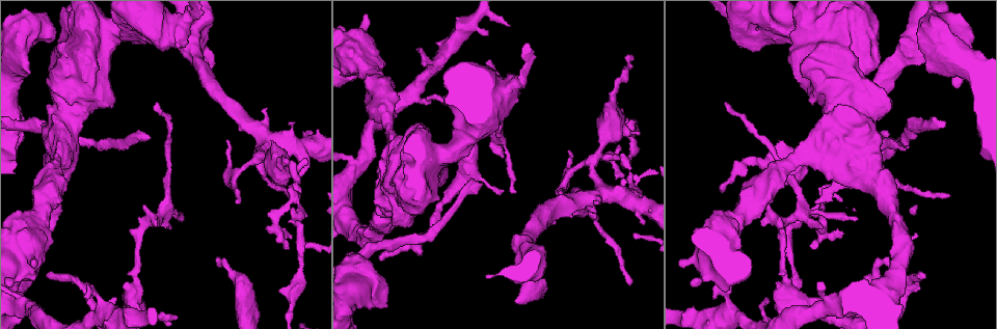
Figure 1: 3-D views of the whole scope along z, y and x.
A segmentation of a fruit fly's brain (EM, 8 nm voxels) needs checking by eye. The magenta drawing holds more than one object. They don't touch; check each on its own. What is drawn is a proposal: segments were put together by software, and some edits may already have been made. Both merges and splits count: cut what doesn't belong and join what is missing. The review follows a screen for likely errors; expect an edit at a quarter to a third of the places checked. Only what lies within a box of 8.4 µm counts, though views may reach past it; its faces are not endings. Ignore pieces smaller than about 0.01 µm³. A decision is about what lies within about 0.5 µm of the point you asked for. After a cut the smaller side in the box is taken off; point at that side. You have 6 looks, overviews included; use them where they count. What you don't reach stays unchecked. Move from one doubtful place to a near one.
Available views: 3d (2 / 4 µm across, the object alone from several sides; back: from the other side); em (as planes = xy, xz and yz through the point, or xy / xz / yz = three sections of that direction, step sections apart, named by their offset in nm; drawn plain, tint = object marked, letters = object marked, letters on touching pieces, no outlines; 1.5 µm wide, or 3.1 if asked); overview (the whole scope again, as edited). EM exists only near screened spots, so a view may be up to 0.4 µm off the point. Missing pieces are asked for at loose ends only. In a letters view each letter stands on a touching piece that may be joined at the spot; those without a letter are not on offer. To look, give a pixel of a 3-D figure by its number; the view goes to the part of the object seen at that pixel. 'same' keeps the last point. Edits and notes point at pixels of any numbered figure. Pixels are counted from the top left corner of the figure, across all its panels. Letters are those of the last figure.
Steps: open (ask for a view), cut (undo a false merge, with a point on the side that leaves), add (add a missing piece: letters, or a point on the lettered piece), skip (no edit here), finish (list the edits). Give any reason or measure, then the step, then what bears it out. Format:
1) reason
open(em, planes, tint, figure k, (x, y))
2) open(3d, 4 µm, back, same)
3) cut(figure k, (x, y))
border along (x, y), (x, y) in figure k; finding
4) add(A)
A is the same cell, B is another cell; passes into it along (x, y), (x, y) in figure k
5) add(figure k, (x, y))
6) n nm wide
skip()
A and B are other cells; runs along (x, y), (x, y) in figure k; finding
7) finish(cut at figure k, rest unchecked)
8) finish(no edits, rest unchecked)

open(em, xz, step 8, tint, figure 1, (379, 259))

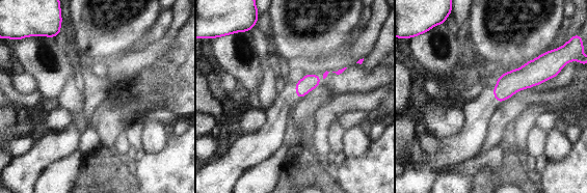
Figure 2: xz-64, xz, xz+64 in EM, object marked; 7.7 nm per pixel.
another direction
open(em, planes, letters, same)

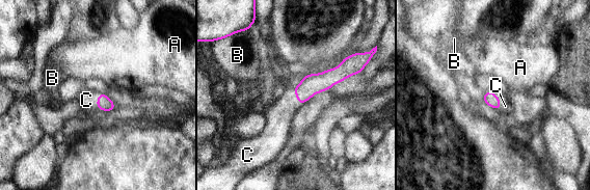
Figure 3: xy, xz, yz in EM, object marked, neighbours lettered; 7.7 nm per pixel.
add(figure 3, (278, 116))
C is the same cell, A and B are other cells; passes into it along (314, 83), (296, 96), (278, 116) in figure 3; it goes on there

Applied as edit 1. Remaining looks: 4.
open(overview)

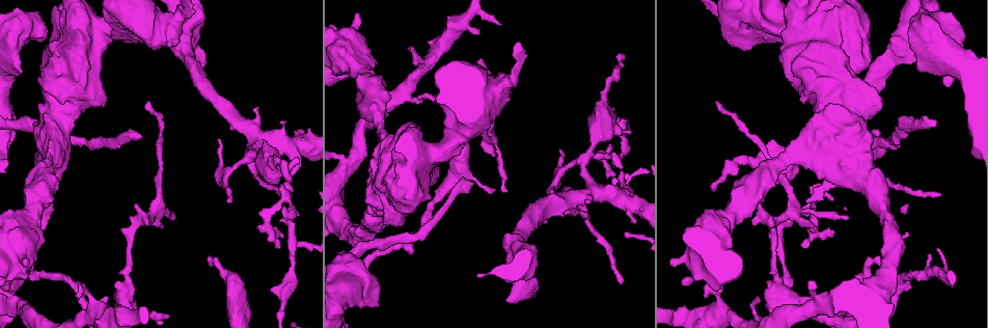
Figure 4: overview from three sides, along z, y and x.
tapers out
open(3d, 2 µm, figure 4, (471, 184))

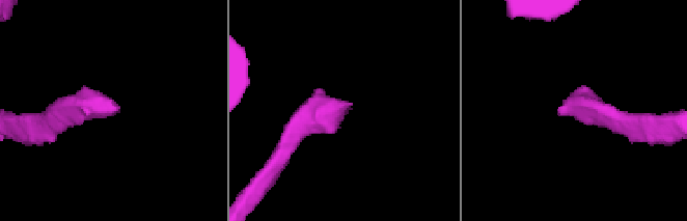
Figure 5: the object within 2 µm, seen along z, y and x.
now the EM
open(em, xy, step 8, tint, figure 5, (581, 115))

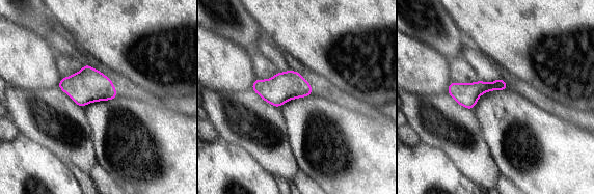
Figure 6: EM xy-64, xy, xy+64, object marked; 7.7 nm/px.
open(em, planes, letters, same)

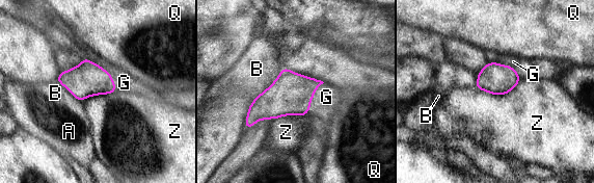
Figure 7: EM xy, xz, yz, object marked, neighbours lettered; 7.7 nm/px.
240 nm wide; G touches over 380 nm
add(figure 7, (124, 82))
G is the same cell, A, B, Q and Z are other cells; it goes on there

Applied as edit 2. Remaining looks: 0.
finish(add at figure 3, add at figure 7, rest unchecked)

